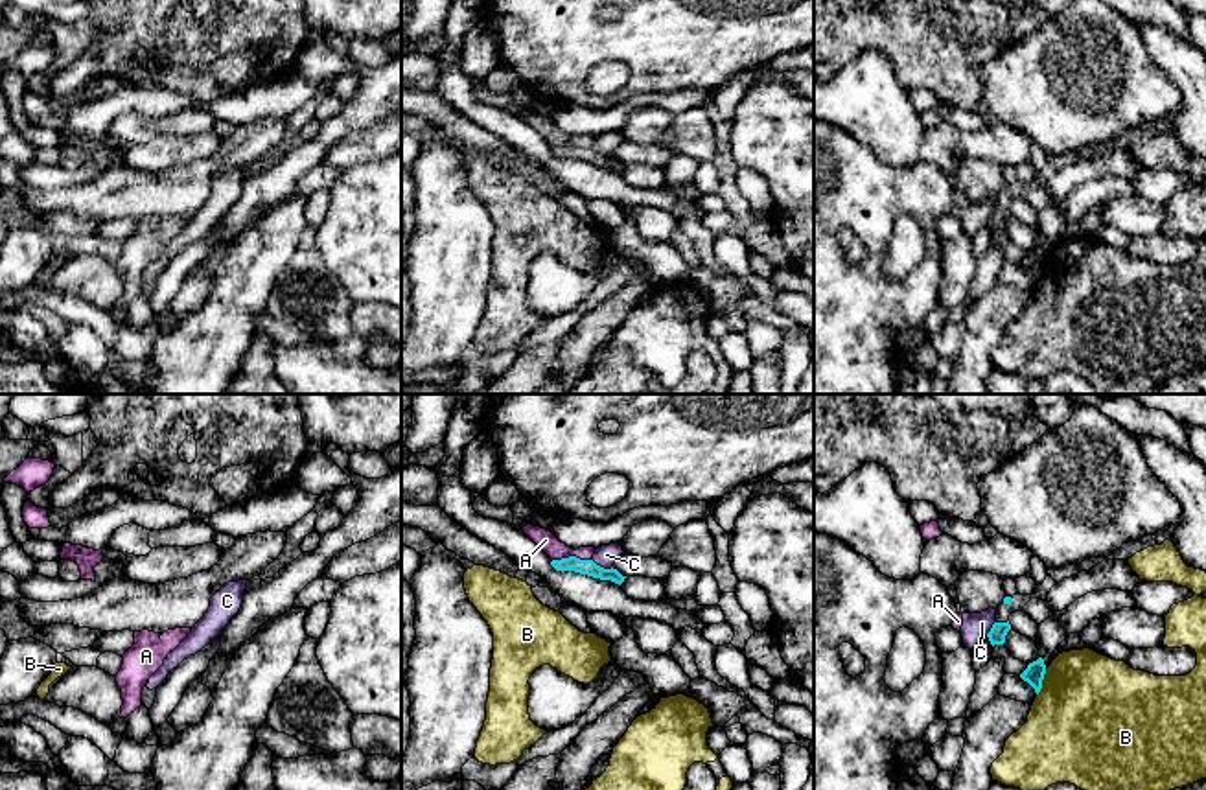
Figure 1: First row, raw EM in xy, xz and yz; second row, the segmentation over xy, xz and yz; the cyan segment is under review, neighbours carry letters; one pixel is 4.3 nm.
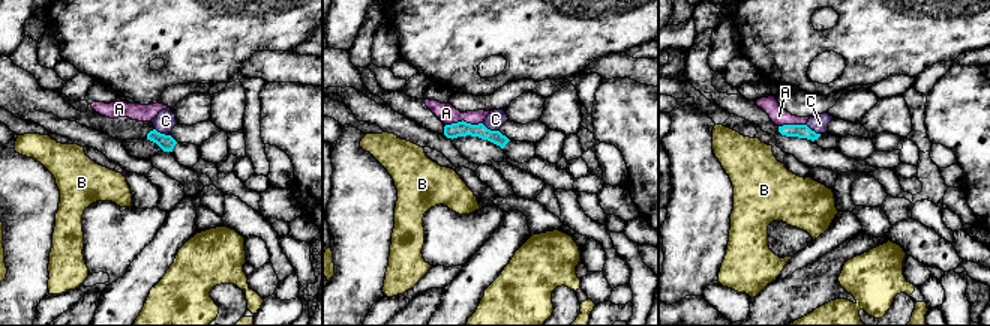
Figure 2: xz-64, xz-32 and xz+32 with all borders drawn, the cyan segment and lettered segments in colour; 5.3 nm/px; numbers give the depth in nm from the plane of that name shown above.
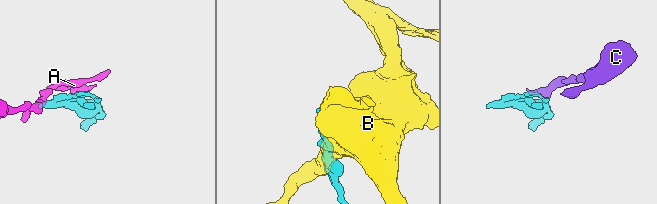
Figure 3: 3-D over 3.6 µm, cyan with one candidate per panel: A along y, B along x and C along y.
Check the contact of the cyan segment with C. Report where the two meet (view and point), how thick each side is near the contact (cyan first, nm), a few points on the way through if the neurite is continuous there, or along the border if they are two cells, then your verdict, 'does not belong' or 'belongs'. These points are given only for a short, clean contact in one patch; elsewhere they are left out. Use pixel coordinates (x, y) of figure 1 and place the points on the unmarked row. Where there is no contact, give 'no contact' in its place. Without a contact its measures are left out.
xz (602, 155) | 70/90 nm | along xz (591, 146), (604, 155), (612, 155) | does not belong

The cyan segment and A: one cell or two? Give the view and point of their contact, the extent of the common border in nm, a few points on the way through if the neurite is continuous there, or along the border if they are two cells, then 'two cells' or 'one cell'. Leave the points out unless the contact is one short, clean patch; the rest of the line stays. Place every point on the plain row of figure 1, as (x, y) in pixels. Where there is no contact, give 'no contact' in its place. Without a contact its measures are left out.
meets cyan in xz at (571, 144); contact 170 nm long; border along xz (590, 146), (562, 144), (553, 148); two cells

